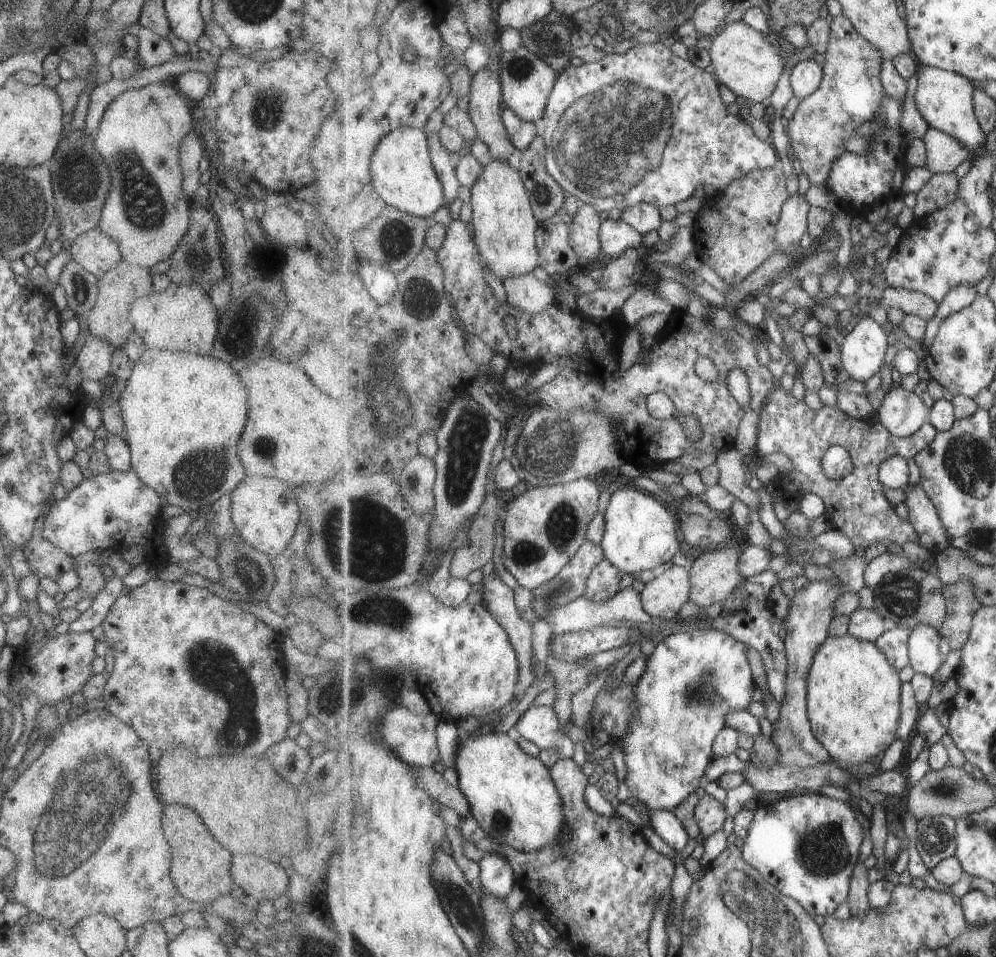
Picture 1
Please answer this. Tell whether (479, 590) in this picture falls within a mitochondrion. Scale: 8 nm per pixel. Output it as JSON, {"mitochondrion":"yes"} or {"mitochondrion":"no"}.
{"mitochondrion":"no"}

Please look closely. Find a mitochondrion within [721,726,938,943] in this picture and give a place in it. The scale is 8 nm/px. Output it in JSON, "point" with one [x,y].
{"point":[823,852]}

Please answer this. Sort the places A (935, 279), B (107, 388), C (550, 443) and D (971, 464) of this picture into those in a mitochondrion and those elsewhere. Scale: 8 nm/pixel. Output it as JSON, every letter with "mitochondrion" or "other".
{"A":"other","B":"other","C":"mitochondrion","D":"mitochondrion"}

